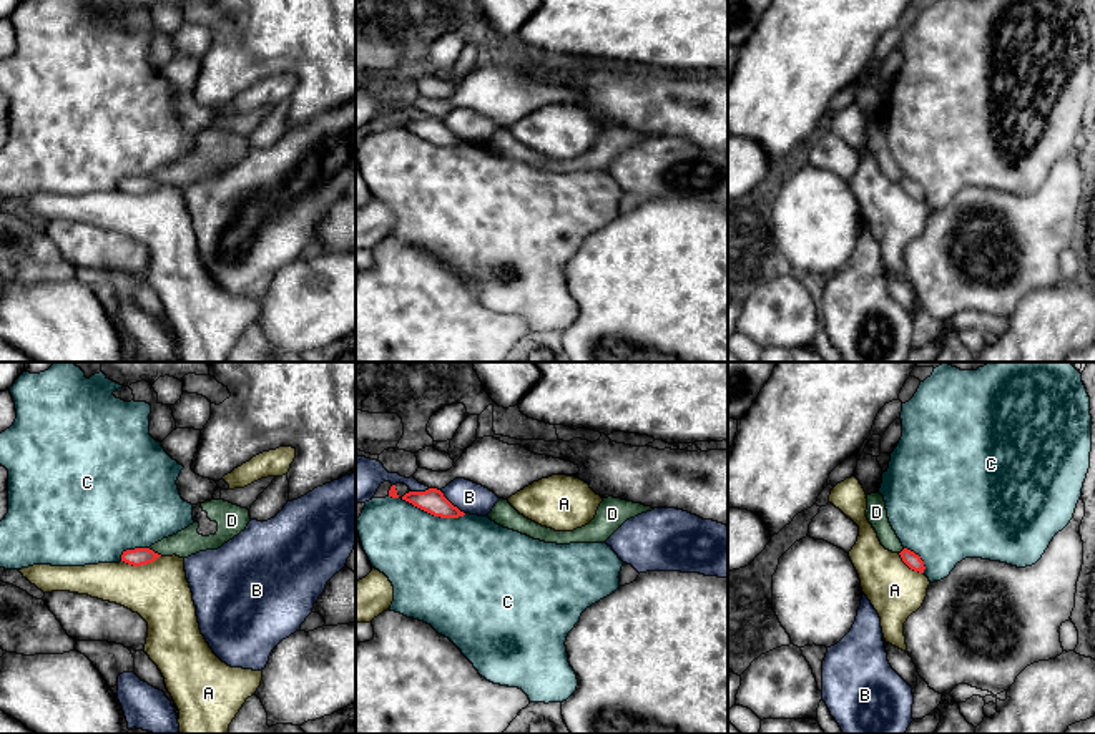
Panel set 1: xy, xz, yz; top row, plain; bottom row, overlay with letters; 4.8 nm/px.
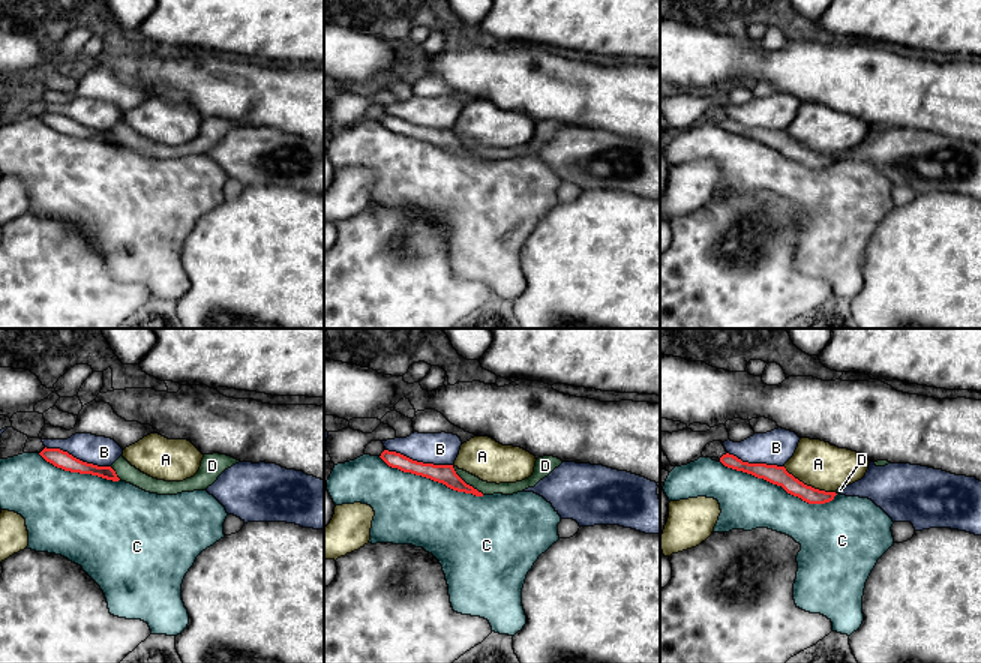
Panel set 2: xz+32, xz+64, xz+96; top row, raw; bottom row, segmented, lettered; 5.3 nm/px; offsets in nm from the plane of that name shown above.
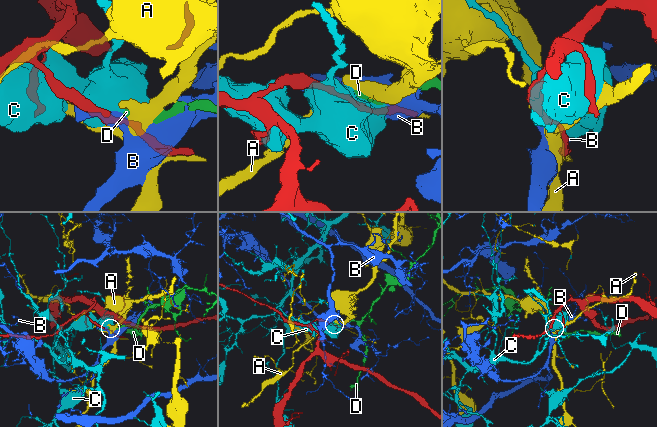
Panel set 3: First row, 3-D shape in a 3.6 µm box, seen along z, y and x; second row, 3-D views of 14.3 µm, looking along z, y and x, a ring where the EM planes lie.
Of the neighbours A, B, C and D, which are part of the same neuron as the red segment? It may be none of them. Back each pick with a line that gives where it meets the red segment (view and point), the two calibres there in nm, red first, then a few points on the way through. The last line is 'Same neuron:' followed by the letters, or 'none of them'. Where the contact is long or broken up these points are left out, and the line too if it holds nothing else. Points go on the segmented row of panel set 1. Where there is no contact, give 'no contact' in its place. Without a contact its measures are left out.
Same neuron: none of them

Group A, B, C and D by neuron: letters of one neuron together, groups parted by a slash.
A / B / C / D

